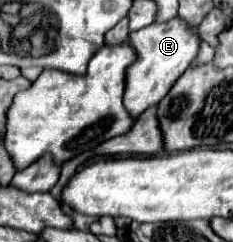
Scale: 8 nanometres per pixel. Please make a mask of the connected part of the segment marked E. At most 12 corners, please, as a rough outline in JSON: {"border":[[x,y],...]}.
{"border":[[172,18],[130,32],[124,108],[156,106],[198,54]]}

